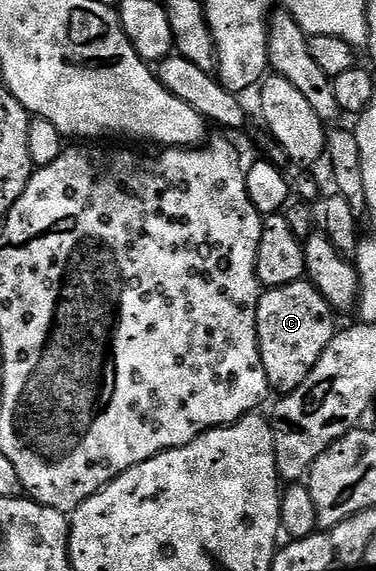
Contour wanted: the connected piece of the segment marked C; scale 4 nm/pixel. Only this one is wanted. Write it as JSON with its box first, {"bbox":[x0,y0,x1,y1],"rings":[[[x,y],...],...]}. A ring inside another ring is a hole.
{"bbox":[257,279,334,393],"rings":[[[308,279],[262,291],[257,304],[257,341],[263,370],[274,393],[293,392],[303,386],[303,378],[315,370],[315,362],[323,358],[323,350],[333,341],[333,316],[334,308]]]}

